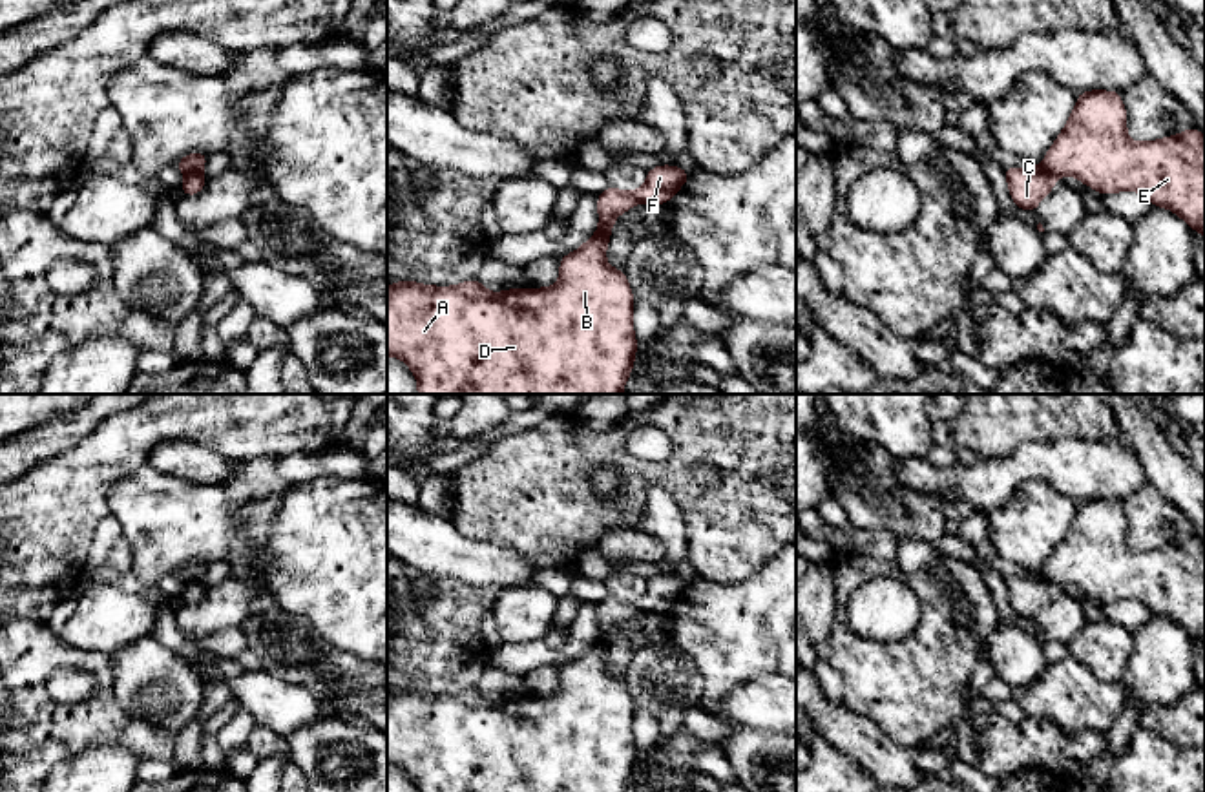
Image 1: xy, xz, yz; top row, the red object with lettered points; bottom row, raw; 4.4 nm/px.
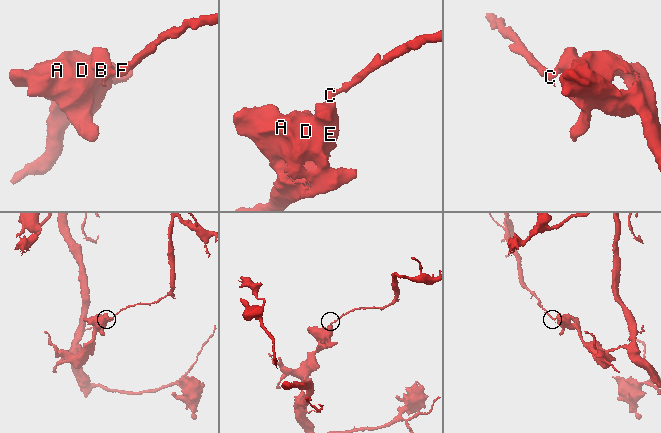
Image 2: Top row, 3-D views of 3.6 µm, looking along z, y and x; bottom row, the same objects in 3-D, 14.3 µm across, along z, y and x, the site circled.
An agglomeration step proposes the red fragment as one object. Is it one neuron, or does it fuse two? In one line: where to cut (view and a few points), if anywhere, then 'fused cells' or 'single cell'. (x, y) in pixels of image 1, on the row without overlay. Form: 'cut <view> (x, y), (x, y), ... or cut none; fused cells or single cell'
cut yz (1039, 575), (1054, 590); fused cells

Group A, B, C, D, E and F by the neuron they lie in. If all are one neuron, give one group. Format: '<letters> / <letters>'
A B D E / C F

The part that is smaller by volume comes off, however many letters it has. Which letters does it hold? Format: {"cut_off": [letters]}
{"cut_off": ["C", "F"]}

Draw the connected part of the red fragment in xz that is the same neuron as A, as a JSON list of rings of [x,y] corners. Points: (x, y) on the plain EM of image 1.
[[[592,644],[579,659],[559,668],[561,686],[550,697],[511,697],[491,703],[478,688],[464,690],[456,695],[429,695],[414,690],[396,690],[387,695],[387,765],[396,765],[407,772],[416,785],[416,792],[626,792],[637,759],[634,745],[634,703],[626,683],[612,677],[604,670],[610,646]]]

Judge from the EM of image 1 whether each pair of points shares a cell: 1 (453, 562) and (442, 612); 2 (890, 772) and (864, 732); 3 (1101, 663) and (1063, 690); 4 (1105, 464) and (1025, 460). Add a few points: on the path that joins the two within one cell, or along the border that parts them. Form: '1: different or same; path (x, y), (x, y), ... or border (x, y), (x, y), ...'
1: different; border (437, 579), (459, 579), (468, 584), (492, 588)
2: same; path (888, 763), (866, 741)
3: different; border (1068, 654), (1100, 679), (1120, 681)
4: same; path (1085, 464), (1045, 460)

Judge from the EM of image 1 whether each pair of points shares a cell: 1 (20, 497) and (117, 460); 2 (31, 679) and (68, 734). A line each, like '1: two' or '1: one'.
1: one
2: one

